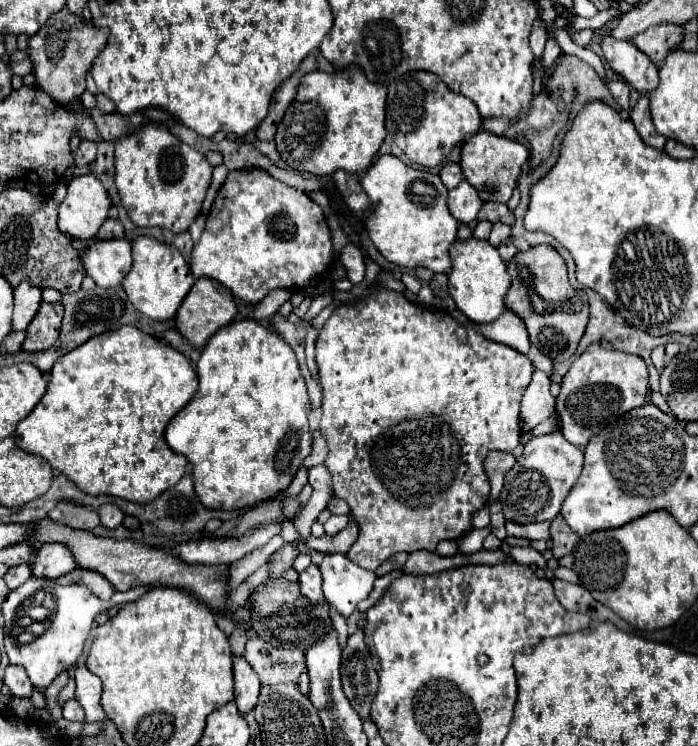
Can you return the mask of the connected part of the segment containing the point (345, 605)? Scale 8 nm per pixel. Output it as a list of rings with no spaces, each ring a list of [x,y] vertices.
[[[326,554],[320,572],[324,576],[324,596],[328,604],[346,618],[356,610],[356,604],[370,594],[376,580],[374,572],[360,568],[346,554]]]

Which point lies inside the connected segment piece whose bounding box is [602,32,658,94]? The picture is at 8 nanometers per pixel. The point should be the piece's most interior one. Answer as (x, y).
(625, 59)

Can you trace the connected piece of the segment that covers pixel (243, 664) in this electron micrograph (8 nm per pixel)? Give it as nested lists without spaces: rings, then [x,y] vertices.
[[[234,656],[234,702],[242,716],[254,710],[258,694],[260,680],[256,678],[256,672],[248,666],[248,662],[242,656]]]

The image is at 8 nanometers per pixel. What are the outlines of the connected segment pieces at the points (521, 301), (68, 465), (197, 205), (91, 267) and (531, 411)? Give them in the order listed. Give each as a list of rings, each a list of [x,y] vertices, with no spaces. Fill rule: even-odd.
[[[548,244],[532,246],[524,252],[520,250],[508,262],[508,272],[512,276],[512,290],[506,296],[506,308],[512,310],[526,324],[532,346],[536,346],[544,356],[548,356],[554,362],[564,362],[564,360],[572,358],[580,338],[584,336],[586,324],[588,324],[588,296],[570,284],[562,256]]]
[[[134,326],[104,332],[58,358],[50,370],[48,390],[36,408],[18,424],[16,442],[24,452],[44,456],[48,464],[90,496],[112,494],[146,504],[172,488],[186,472],[188,460],[172,452],[164,440],[166,424],[196,394],[198,376],[192,362],[172,346]]]
[[[144,126],[142,130],[122,138],[116,146],[116,186],[130,220],[136,226],[158,226],[174,230],[174,234],[188,232],[188,226],[198,218],[202,202],[206,198],[208,186],[212,182],[212,166],[206,162],[204,154],[192,146],[180,142],[168,128],[162,126]]]
[[[96,240],[86,252],[80,252],[88,276],[102,288],[120,286],[132,266],[132,242],[120,240]]]
[[[534,370],[532,382],[522,398],[522,428],[530,432],[536,424],[554,414],[554,396],[550,394],[550,378],[544,372]]]

